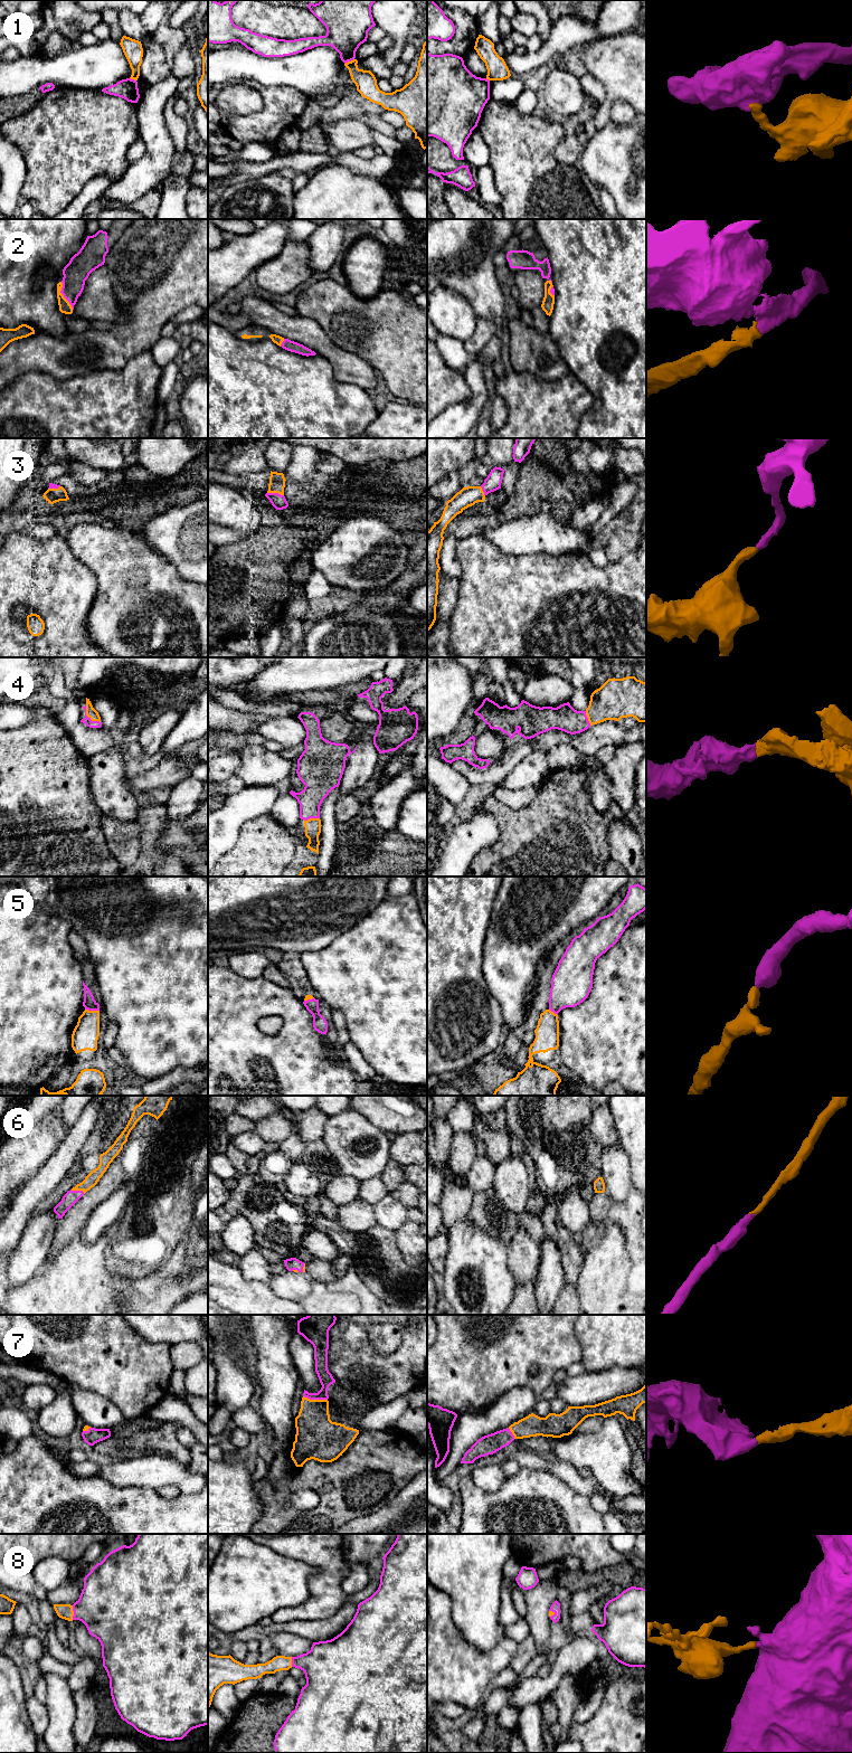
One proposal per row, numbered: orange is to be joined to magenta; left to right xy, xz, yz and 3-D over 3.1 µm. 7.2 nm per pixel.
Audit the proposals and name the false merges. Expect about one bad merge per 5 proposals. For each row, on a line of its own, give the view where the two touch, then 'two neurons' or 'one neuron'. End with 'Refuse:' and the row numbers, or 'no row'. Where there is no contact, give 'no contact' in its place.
1: xz | two neurons
2: xy | one neuron
3: xz | one neuron
4: xy | one neuron
5: xy | one neuron
6: xy | one neuron
7: xz | one neuron
8: xy | one neuron
Refuse: 1

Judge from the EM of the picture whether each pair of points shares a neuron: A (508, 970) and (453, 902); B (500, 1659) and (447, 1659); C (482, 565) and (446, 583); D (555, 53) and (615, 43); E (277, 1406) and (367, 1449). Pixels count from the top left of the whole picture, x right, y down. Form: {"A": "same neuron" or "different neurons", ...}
{"A": "different neurons", "B": "same neuron", "C": "different neurons", "D": "different neurons", "E": "different neurons"}

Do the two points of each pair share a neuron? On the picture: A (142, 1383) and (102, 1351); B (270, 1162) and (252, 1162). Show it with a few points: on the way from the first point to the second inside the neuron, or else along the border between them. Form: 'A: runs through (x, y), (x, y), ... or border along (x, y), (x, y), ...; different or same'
A: runs through (132, 1373), (112, 1360); same
B: border along (261, 1156), (257, 1172); different

